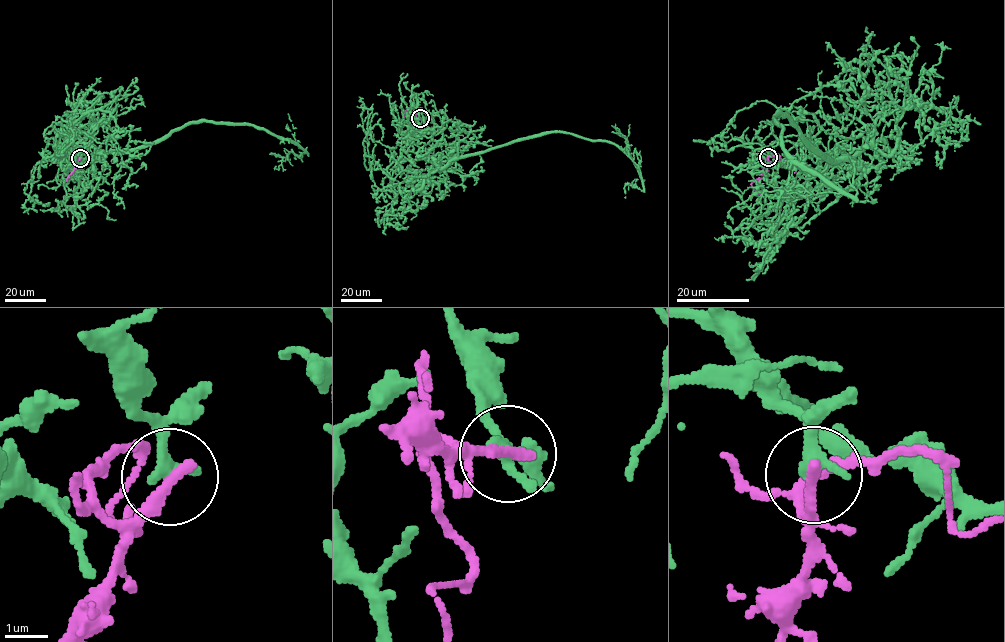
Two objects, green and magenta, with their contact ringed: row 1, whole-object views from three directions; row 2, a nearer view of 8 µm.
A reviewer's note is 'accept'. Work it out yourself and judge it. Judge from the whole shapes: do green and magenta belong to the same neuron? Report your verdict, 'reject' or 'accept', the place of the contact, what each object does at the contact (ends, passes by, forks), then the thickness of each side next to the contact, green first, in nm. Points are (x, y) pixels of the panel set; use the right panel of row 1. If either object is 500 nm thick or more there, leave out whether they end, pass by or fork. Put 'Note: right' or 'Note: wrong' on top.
Note: wrong
reject | (768, 157) | green ends | magenta ends | 380/320 nm

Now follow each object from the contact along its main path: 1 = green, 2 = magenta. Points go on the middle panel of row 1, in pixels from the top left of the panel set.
1: (419, 118), (412, 103), (415, 132), (405, 153), (439, 167), (563, 132), (625, 150), (642, 180), (615, 124)
2: (419, 118), (413, 116), (408, 109), (405, 116)

